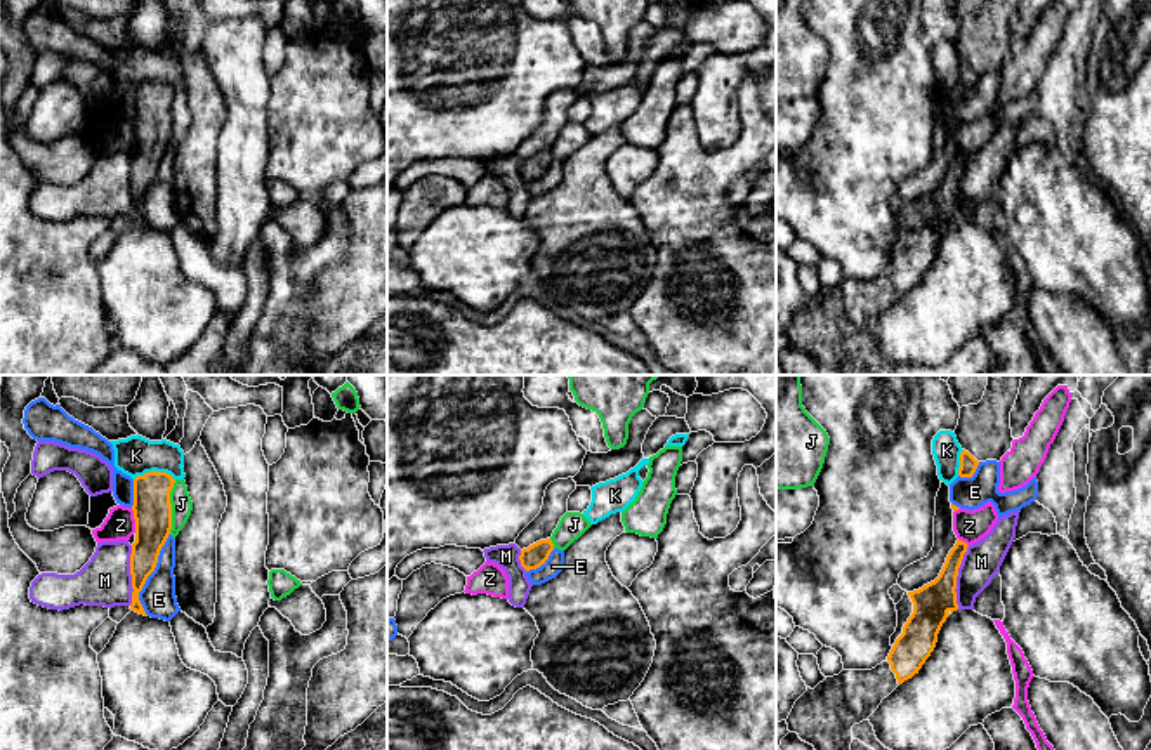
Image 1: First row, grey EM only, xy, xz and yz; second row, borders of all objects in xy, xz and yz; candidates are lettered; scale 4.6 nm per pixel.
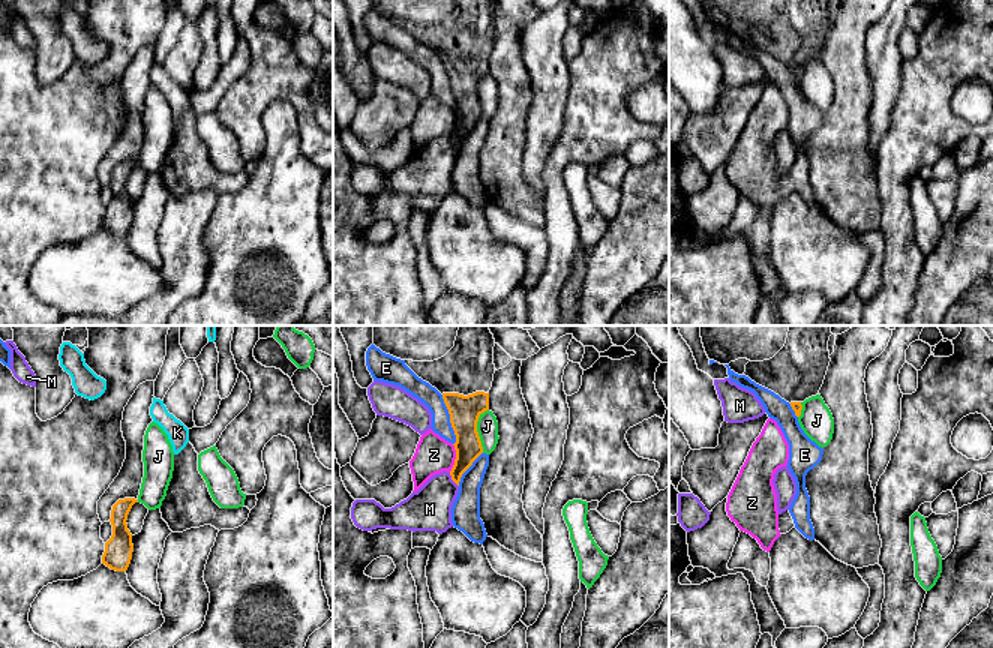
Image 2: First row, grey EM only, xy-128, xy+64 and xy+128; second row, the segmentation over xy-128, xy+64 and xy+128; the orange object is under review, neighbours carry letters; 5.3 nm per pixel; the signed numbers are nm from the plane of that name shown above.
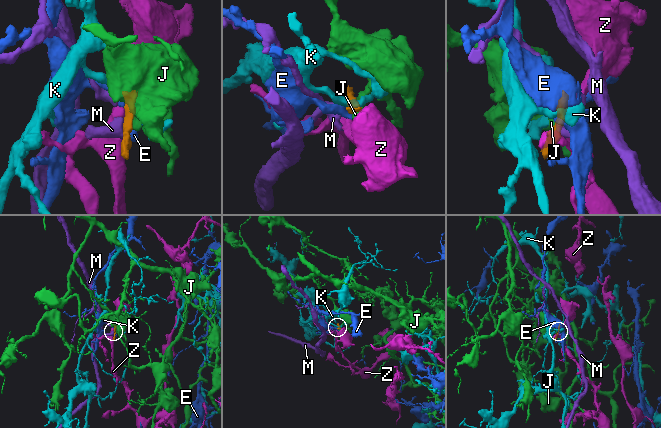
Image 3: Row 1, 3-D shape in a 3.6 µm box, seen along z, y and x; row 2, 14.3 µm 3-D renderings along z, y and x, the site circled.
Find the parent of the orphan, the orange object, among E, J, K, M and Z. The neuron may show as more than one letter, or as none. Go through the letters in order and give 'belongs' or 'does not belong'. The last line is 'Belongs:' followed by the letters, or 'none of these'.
E: does not belong
J: does not belong
K: does not belong
M: does not belong
Z: does not belong
Belongs: none of these

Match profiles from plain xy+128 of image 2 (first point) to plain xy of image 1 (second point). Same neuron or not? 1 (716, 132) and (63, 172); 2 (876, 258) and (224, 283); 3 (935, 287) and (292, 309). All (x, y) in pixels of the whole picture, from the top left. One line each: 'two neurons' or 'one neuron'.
1: two neurons
2: one neuron
3: two neurons

